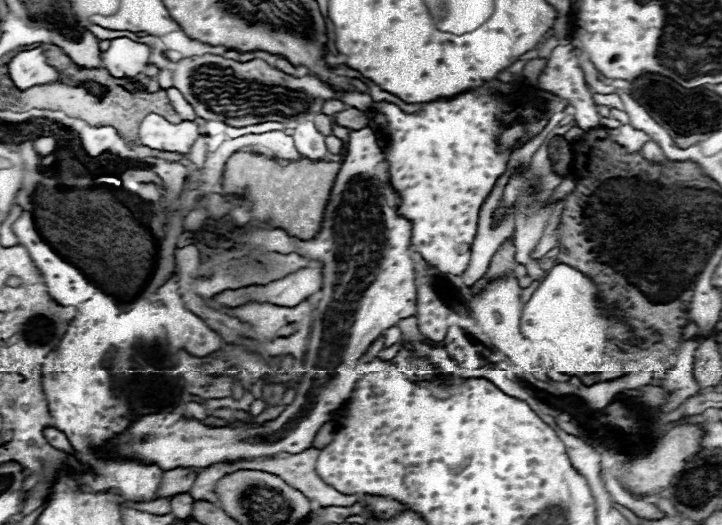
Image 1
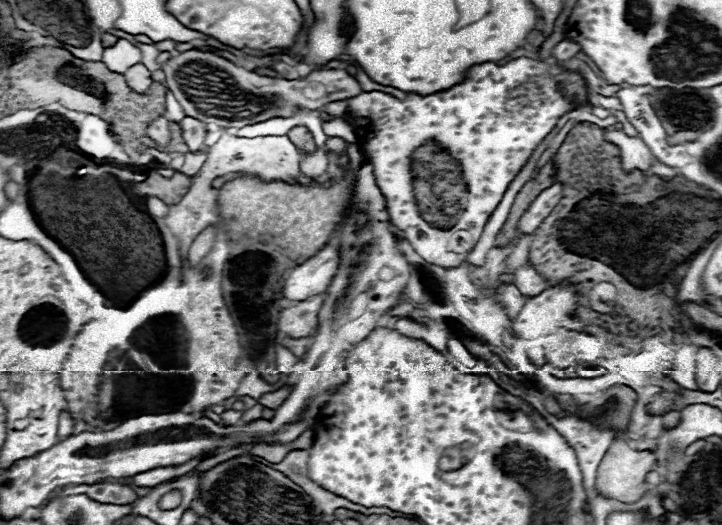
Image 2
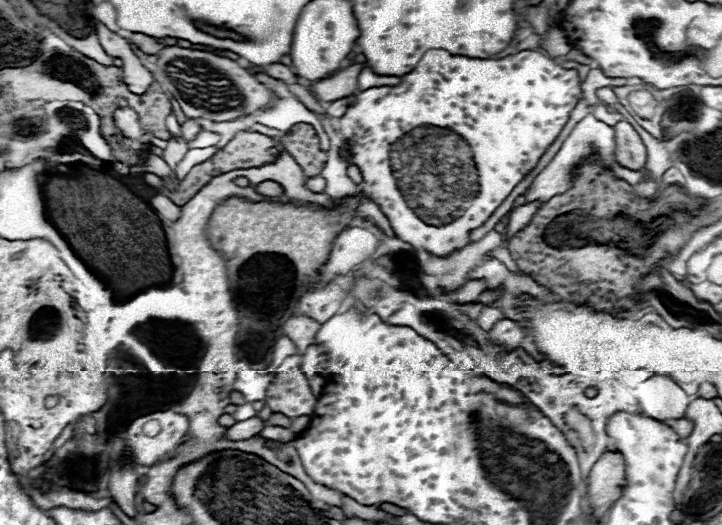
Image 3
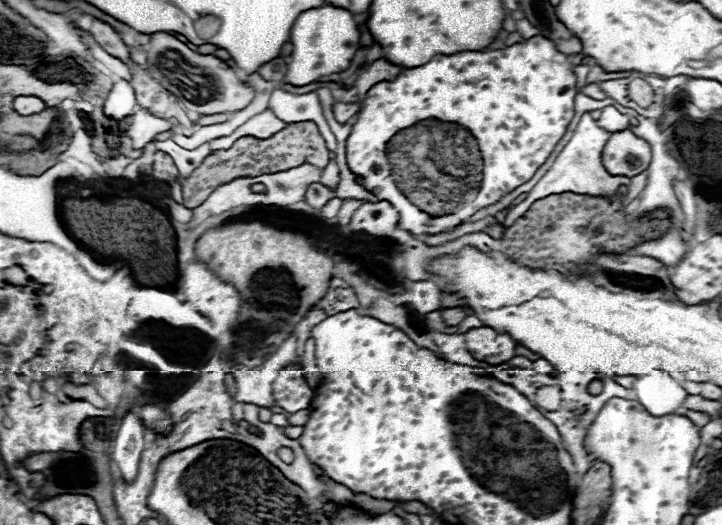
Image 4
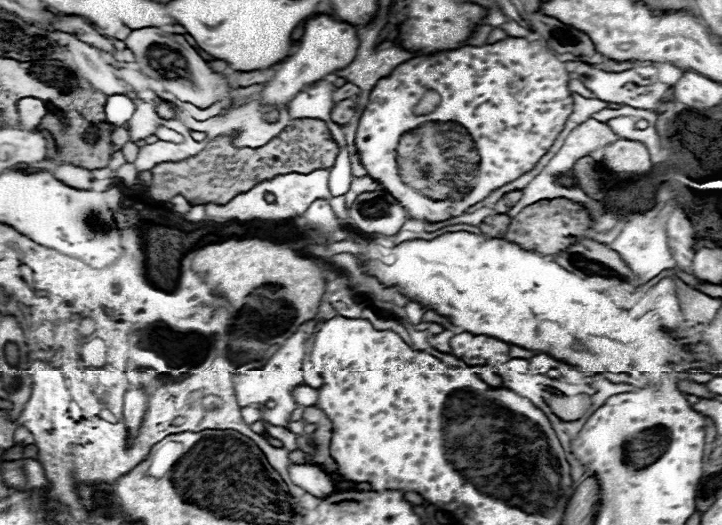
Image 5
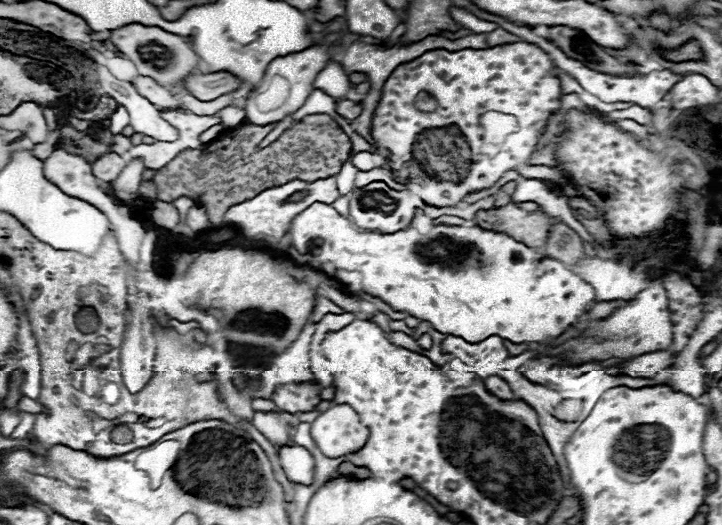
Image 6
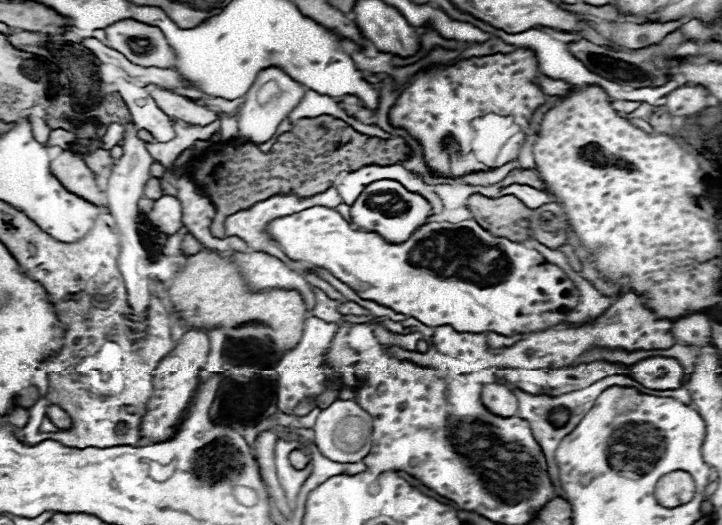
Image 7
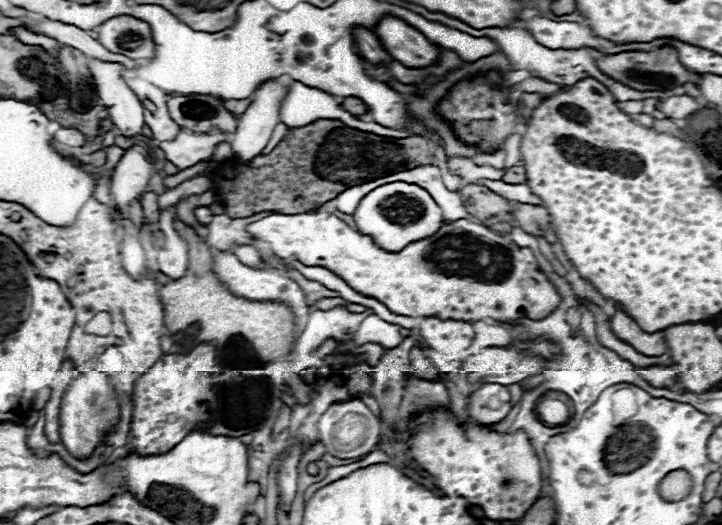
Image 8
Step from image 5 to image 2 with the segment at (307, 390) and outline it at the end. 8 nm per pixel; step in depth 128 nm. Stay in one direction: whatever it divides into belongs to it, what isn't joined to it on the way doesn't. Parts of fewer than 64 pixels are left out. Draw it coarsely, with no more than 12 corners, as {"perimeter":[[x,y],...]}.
{"perimeter":[[280,388],[258,398],[258,404],[266,408],[278,408],[290,388]]}

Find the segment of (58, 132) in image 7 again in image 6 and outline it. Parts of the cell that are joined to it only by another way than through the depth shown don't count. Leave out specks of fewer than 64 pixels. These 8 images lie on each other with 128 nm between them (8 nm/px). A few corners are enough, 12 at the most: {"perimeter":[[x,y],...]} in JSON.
{"perimeter":[[52,132],[46,142],[34,144],[32,154],[46,158],[58,148],[58,132]]}

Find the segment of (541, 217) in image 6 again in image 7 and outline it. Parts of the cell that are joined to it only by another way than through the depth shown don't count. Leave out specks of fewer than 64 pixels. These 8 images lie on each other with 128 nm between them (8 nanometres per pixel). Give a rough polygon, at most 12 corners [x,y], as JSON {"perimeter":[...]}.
{"perimeter":[[474,194],[468,208],[494,236],[532,238],[528,208],[514,196]]}

